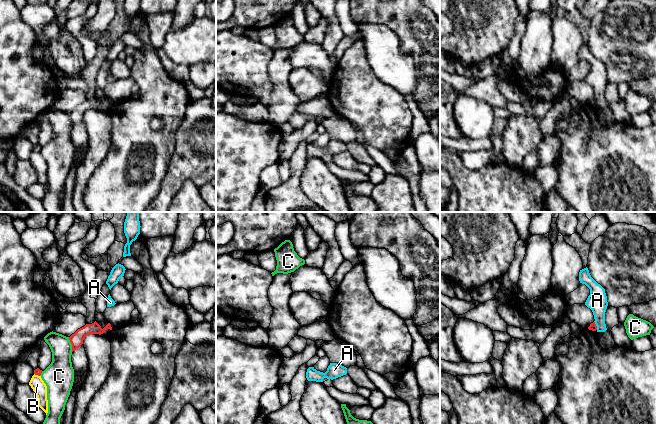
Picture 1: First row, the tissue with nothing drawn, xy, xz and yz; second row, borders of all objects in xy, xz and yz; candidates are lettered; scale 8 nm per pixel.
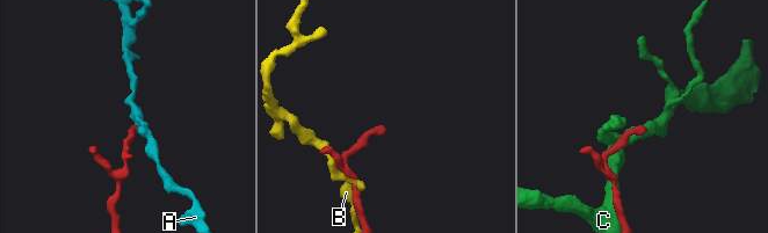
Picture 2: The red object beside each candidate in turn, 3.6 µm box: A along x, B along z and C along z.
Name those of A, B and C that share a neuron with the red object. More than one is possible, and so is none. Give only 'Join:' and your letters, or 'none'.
Join: none

